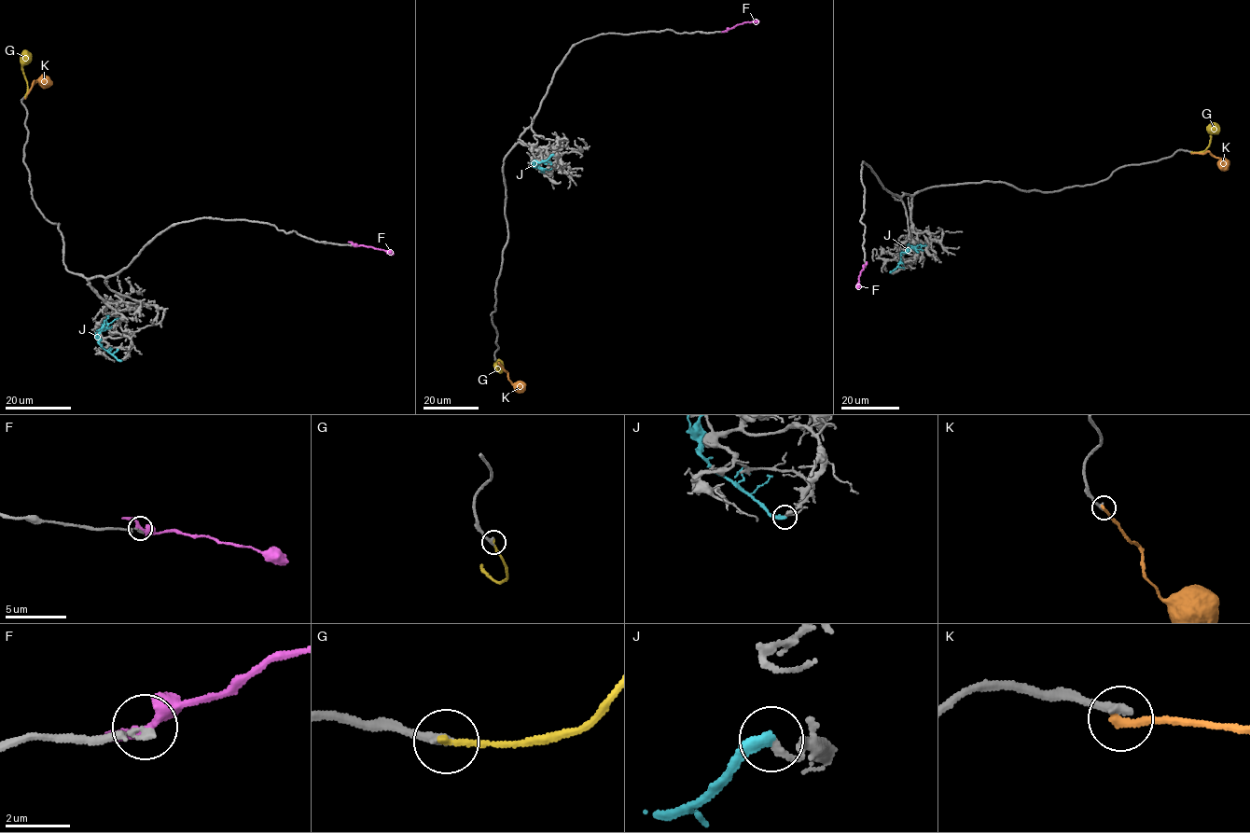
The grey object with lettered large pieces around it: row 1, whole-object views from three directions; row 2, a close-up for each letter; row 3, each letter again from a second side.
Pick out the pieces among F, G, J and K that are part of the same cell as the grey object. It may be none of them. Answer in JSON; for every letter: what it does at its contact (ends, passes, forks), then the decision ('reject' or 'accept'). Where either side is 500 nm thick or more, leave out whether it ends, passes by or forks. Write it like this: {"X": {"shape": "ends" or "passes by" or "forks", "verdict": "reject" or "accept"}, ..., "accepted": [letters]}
{"F": {"shape": "passes by", "verdict": "reject"}, "G": {"shape": "ends", "verdict": "accept"}, "J": {"shape": "ends", "verdict": "reject"}, "K": {"shape": "ends", "verdict": "reject"}, "accepted": ["G"]}

